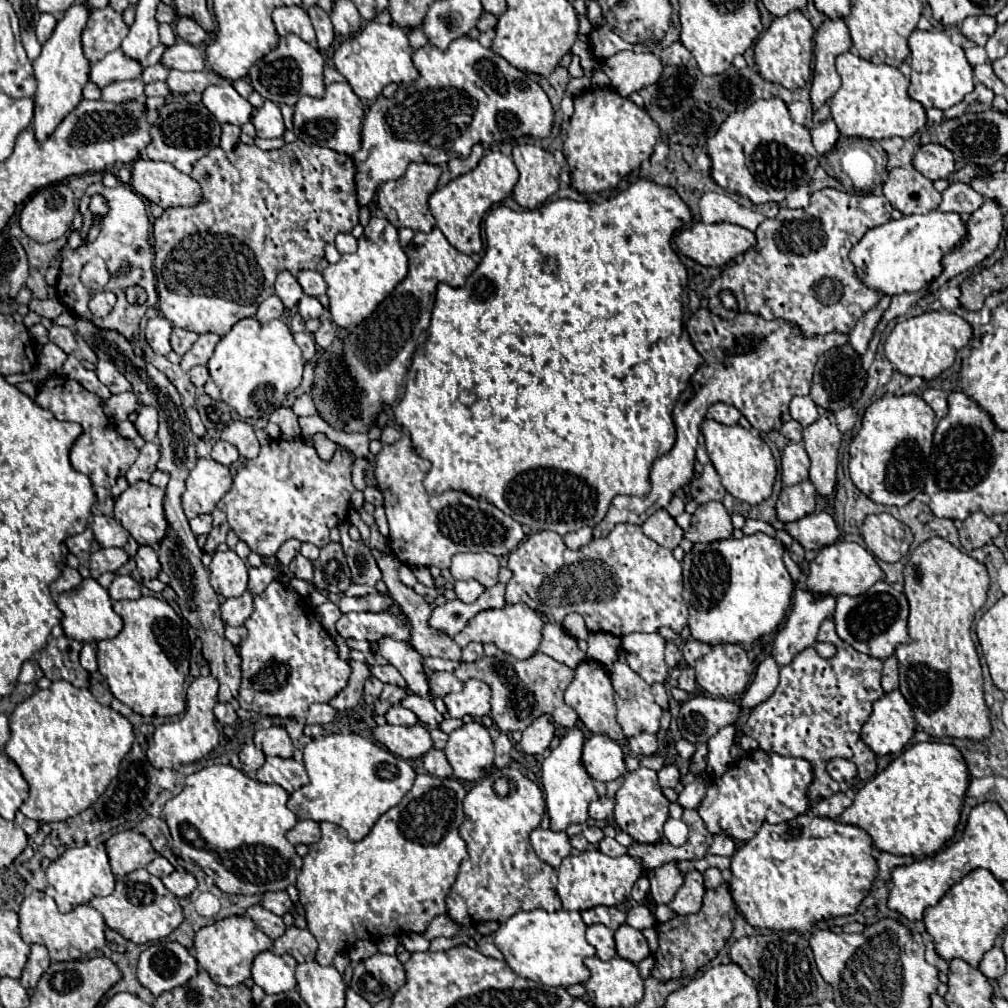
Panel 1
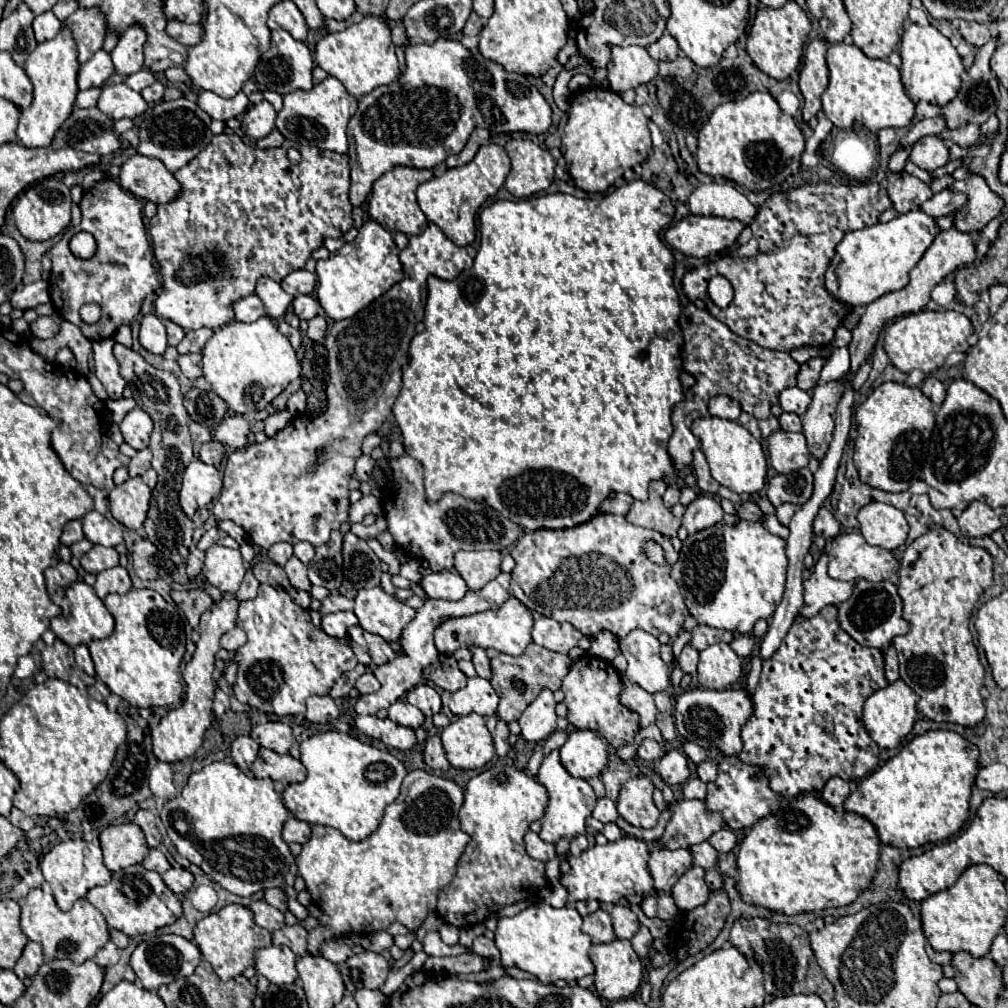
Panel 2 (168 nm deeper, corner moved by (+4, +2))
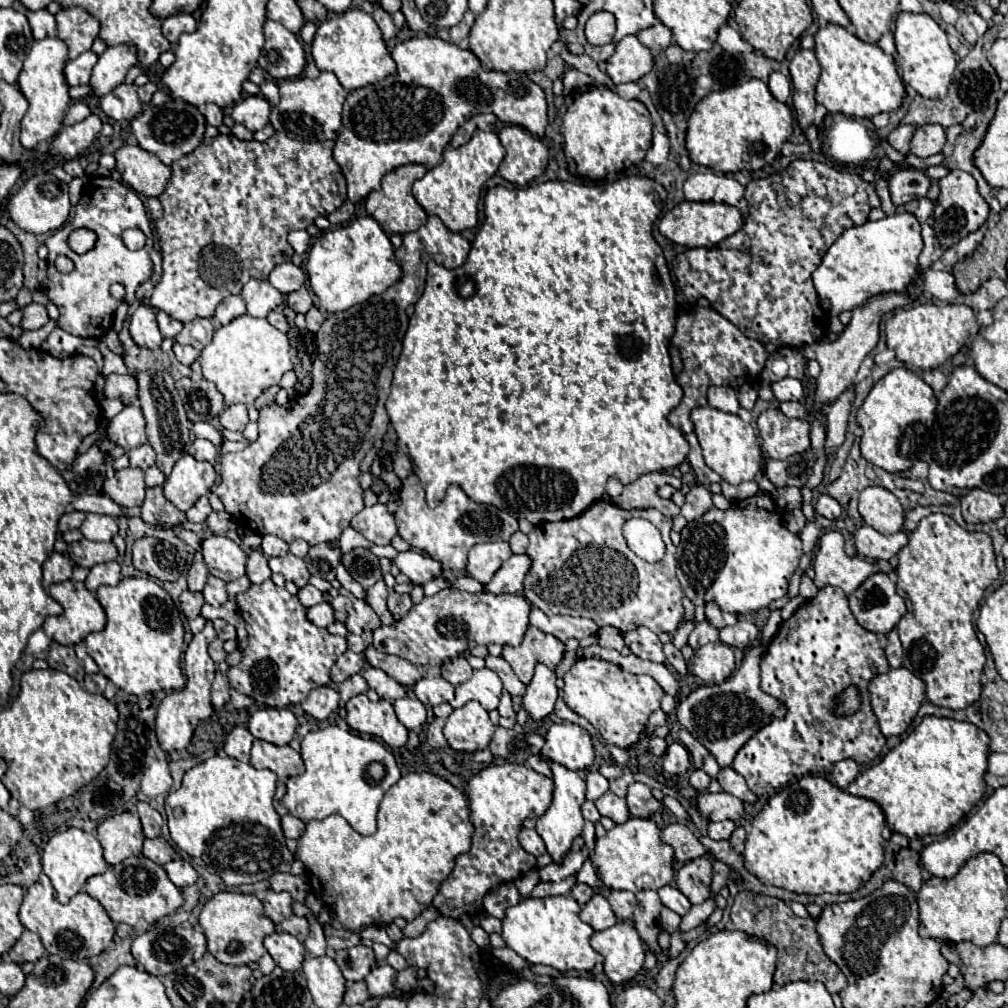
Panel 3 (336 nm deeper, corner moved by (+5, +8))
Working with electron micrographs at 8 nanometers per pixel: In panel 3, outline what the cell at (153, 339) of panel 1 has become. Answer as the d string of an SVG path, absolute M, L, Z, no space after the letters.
M140 305L130 317L132 339L146 349L158 349L162 343L162 333L156 323L156 313L150 305Z

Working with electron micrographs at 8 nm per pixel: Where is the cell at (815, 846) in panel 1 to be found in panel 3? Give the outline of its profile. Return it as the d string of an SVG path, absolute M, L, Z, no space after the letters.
M804 775L770 797L766 807L754 817L746 837L744 867L764 885L774 885L792 893L854 893L864 887L872 873L884 863L884 827L884 813L874 801L850 795L832 785L826 777Z

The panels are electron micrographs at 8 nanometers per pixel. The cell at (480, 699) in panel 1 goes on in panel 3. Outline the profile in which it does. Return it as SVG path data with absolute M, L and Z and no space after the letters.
M490 669L474 671L472 677L456 687L456 697L450 701L454 709L464 707L468 701L478 701L486 711L492 711L498 707L502 695L502 681L500 677Z

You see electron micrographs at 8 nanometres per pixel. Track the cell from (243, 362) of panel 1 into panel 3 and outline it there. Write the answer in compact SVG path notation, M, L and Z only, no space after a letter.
M250 315L236 317L228 325L218 327L210 345L202 349L200 365L204 379L218 387L218 391L224 395L224 401L244 405L254 403L264 389L278 385L282 375L294 369L286 333L272 327L266 319L256 319Z

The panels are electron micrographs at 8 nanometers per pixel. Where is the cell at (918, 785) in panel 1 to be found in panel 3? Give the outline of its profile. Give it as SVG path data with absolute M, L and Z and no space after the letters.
M924 717L912 733L880 763L862 771L848 787L850 795L878 803L892 833L906 837L940 835L954 827L984 795L988 735L972 723Z

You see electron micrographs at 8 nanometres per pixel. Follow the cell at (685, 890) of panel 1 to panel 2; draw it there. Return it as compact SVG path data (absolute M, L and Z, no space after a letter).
M691 867L687 873L679 877L679 881L671 889L671 897L675 905L683 911L691 911L703 905L709 897L709 887L705 883L705 871L701 867Z

